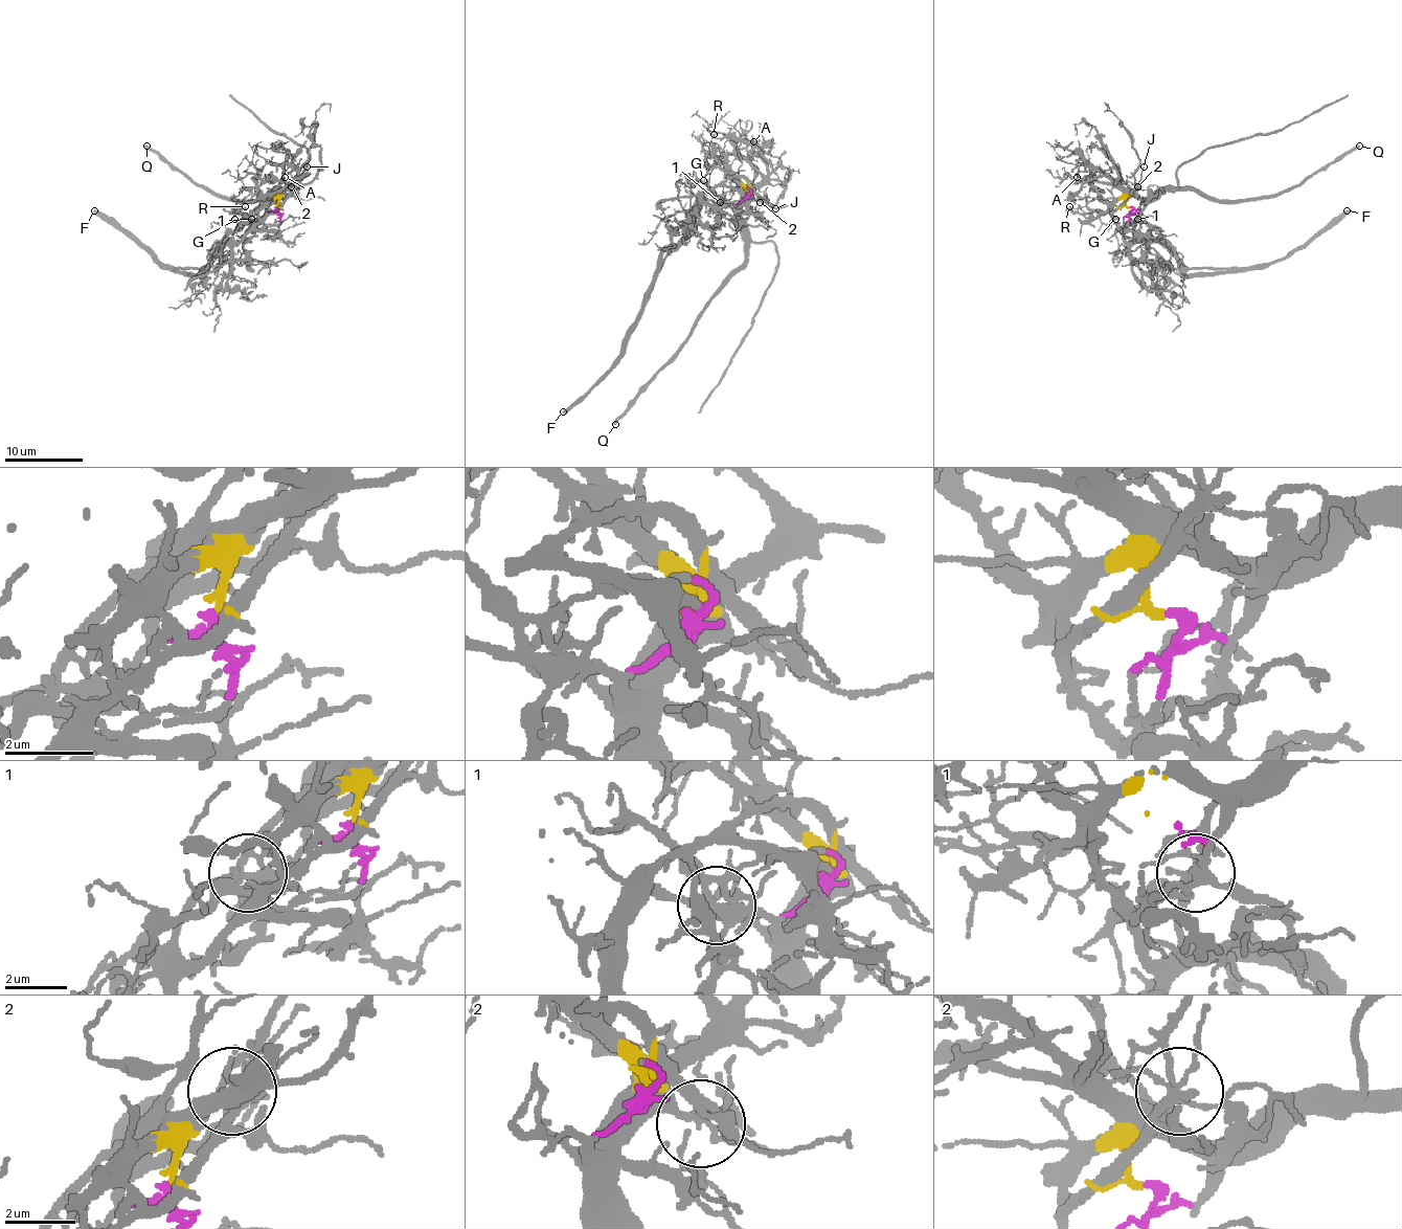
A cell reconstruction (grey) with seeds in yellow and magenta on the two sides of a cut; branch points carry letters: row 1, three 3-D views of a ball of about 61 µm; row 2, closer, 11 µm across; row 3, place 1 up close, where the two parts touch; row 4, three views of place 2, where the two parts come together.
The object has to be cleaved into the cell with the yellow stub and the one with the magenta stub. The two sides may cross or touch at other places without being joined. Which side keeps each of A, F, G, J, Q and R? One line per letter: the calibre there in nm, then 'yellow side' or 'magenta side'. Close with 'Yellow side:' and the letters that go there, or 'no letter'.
A: 180 nm | yellow side
F: 380 nm | magenta side
G: 90 nm | yellow side
J: 120 nm | magenta side
Q: 340 nm | yellow side
R: 80 nm | yellow side
Yellow side: A, G, Q, R

